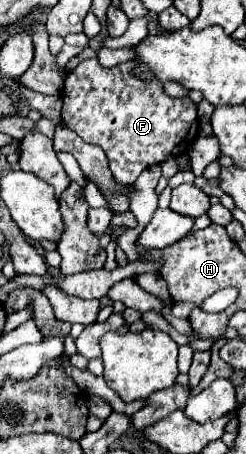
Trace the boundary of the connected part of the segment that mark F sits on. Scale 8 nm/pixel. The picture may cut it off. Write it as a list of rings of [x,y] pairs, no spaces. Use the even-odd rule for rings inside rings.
[[[95,58],[93,60],[83,60],[75,70],[71,70],[65,78],[65,88],[63,88],[63,108],[61,108],[61,118],[63,124],[73,130],[77,136],[83,138],[87,144],[95,144],[103,148],[107,160],[109,160],[109,170],[113,174],[113,180],[121,186],[133,184],[135,178],[149,166],[159,164],[169,158],[177,158],[177,154],[185,154],[193,140],[199,136],[199,122],[197,122],[197,104],[189,98],[171,98],[165,94],[163,86],[155,82],[145,82],[137,78],[131,70],[135,64],[125,62],[117,64],[113,68],[101,66]]]

